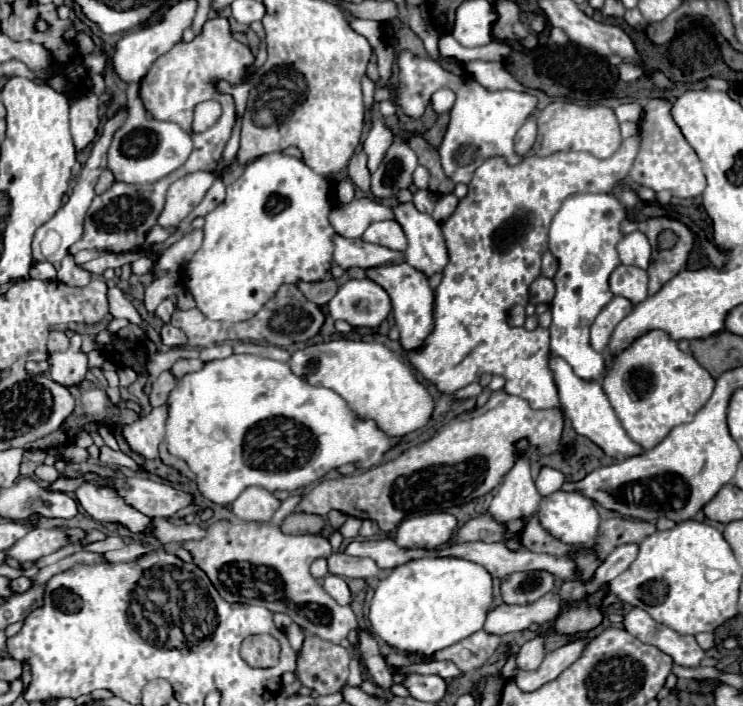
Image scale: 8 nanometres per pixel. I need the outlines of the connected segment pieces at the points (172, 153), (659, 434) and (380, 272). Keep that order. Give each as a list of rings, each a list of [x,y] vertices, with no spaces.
[[[128,84],[129,115],[126,124],[114,134],[108,150],[108,170],[112,170],[118,182],[128,184],[152,184],[176,168],[180,168],[192,152],[192,136],[182,130],[176,122],[148,120],[139,96],[139,84]]]
[[[650,330],[610,360],[602,388],[628,436],[644,450],[652,450],[674,426],[690,422],[708,402],[714,378],[692,354],[684,354],[666,332]]]
[[[386,264],[382,268],[368,268],[368,278],[382,286],[394,310],[394,320],[400,328],[400,344],[404,350],[418,350],[426,344],[426,338],[434,330],[434,290],[428,284],[428,278],[412,268],[410,264]]]

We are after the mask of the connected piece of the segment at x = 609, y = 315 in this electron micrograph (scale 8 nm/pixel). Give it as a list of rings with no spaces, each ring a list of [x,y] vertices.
[[[614,296],[602,308],[602,312],[596,316],[590,328],[590,344],[596,352],[606,352],[614,328],[630,314],[630,310],[632,310],[632,302],[622,296]]]

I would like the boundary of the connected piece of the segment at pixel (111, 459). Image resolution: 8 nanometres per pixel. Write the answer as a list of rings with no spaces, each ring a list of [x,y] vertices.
[[[102,446],[102,448],[100,448],[98,462],[100,462],[100,464],[106,464],[106,466],[110,466],[110,468],[124,466],[124,468],[138,470],[138,464],[136,464],[128,454],[124,454],[122,450],[112,450],[112,448],[108,448],[108,446]]]

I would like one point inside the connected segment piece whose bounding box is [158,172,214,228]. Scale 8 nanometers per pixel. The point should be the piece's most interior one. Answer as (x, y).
(186, 193)

